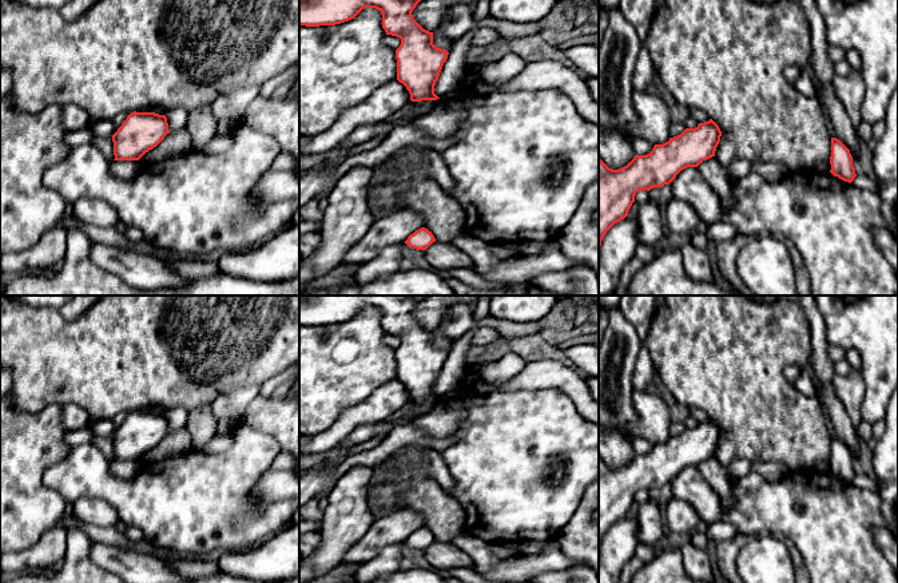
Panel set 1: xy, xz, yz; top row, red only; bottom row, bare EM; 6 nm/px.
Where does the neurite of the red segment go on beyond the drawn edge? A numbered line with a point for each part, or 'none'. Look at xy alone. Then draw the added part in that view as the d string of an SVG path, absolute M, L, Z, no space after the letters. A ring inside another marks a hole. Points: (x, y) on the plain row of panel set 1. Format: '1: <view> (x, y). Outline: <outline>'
none

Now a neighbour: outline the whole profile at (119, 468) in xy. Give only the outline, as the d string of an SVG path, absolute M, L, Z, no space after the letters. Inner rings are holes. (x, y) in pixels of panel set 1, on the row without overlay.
M112 460L110 461L110 471L115 477L130 479L142 467L139 460Z

